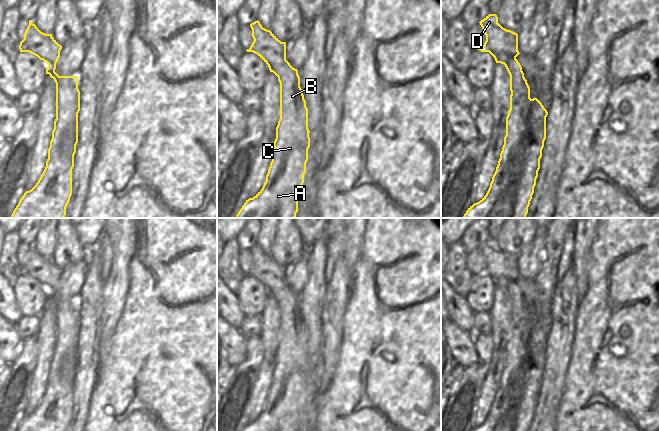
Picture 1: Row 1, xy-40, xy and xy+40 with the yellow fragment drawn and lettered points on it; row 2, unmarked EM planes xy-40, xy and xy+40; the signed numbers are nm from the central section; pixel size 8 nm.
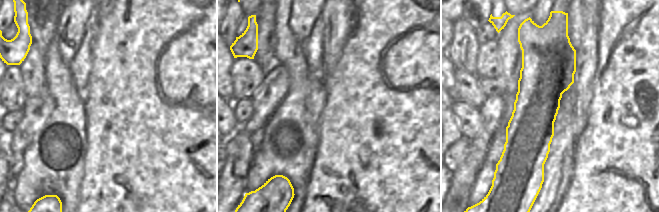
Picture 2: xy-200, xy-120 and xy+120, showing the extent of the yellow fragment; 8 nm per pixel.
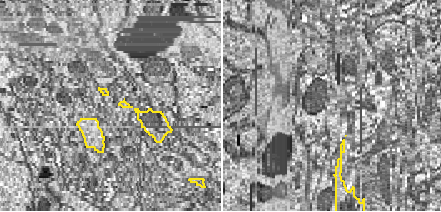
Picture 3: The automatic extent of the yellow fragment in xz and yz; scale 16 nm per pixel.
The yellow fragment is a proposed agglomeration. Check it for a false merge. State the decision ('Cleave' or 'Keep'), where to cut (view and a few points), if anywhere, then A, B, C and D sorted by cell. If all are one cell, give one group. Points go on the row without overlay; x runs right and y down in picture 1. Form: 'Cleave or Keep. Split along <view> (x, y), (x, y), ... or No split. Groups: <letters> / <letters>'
Cleave. Split along xy (286, 284), (284, 287), (272, 287), (268, 290). Groups: A B C / D

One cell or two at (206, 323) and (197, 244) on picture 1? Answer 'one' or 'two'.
one

